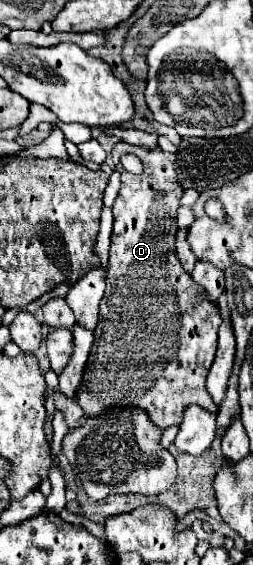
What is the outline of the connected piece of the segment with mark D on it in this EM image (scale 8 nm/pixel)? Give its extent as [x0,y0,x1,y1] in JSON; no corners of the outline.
[74,142,222,426]

